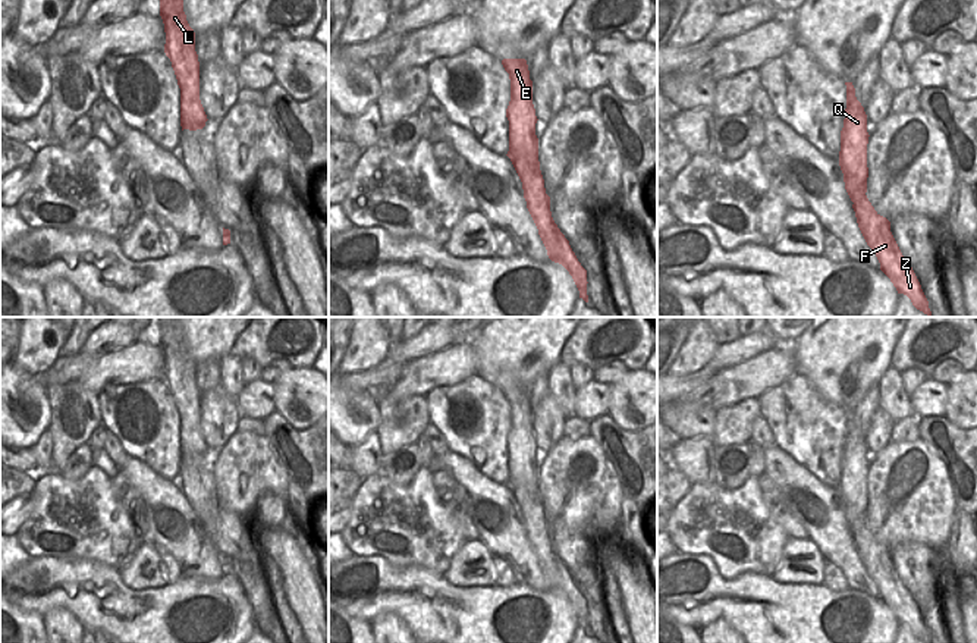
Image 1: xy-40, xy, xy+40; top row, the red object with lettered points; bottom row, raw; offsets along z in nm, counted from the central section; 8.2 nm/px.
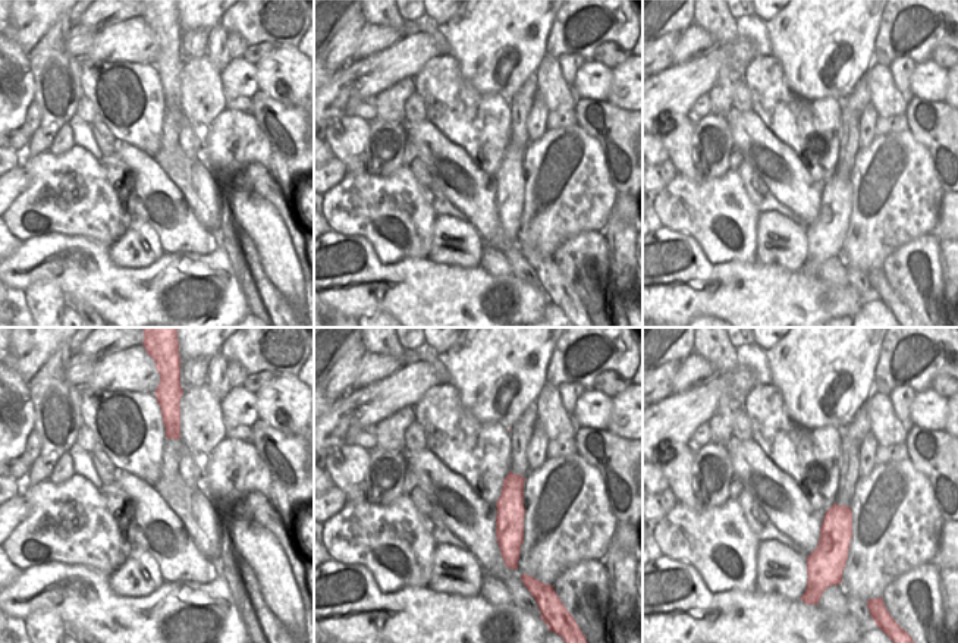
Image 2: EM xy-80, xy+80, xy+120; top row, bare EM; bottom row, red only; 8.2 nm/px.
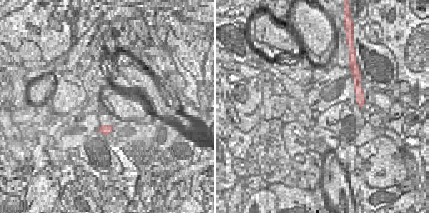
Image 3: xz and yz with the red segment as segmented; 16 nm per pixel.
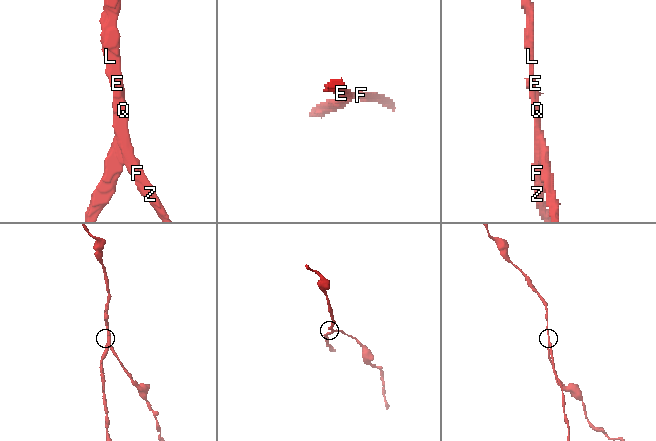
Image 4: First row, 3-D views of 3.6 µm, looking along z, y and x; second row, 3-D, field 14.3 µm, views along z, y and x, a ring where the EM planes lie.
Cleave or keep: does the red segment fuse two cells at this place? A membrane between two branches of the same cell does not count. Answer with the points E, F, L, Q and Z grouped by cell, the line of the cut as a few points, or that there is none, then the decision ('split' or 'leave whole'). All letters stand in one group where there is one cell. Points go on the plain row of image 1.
E L Q / F Z | xy (539, 491), (528, 493), (521, 489), (518, 492), (518, 504) | split

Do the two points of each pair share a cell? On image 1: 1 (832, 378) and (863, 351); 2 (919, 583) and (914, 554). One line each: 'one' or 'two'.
1: one
2: one

